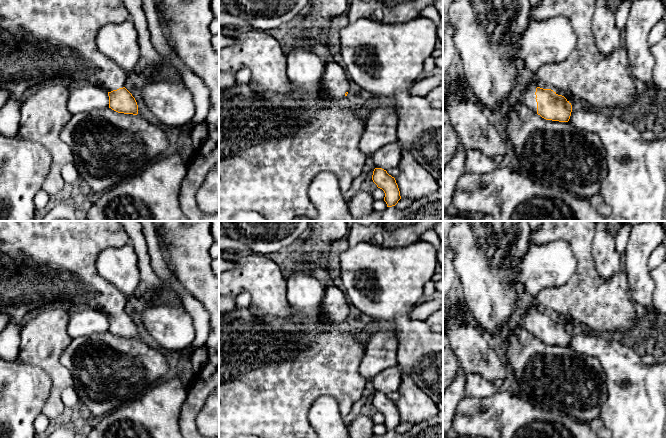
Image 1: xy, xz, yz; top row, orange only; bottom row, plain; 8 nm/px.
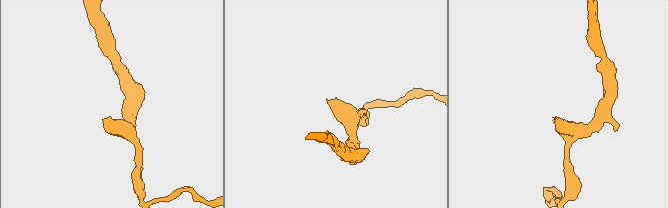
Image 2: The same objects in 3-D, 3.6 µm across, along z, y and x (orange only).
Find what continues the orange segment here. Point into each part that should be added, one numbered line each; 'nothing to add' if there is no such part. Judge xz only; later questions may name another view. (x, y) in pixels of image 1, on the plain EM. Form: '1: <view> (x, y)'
1: xz (270, 372)

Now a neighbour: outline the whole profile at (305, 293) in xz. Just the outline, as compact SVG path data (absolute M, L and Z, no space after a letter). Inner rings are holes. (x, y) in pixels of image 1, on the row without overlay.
M295 261L289 264L293 268L293 274L287 277L288 302L295 314L312 321L319 321L327 287Z

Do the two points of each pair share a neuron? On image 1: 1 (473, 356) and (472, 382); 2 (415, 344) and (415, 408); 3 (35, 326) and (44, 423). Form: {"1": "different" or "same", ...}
{"1": "different", "2": "different", "3": "different"}

